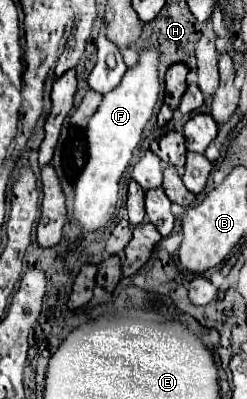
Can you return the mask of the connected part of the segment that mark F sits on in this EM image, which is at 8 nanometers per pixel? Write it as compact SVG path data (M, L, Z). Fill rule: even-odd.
M148 44L142 48L134 68L126 70L122 82L104 96L96 114L90 118L86 128L88 140L88 164L82 170L76 190L74 190L74 218L84 226L84 230L96 230L104 226L112 214L118 200L118 182L132 158L134 148L142 138L142 130L152 116L158 98L158 66L160 48Z

